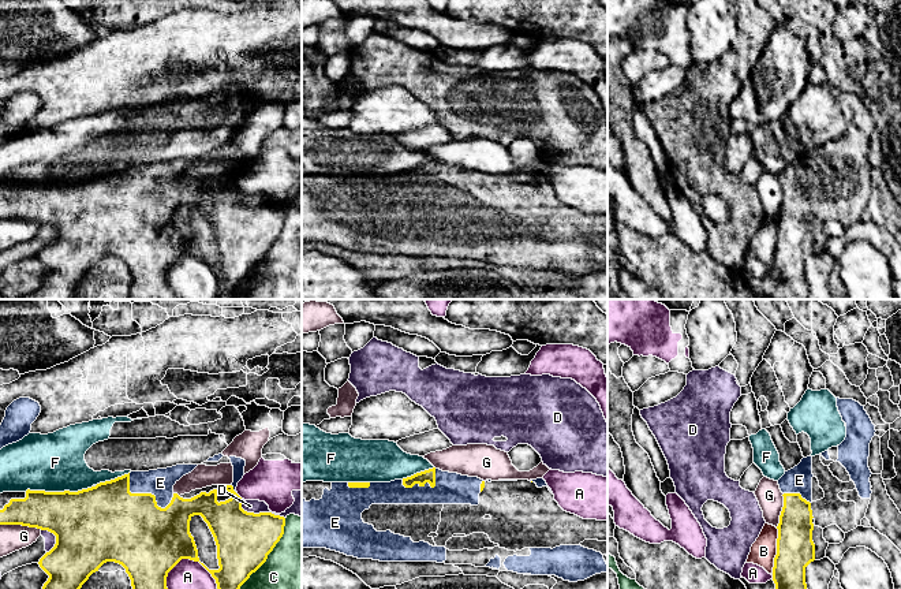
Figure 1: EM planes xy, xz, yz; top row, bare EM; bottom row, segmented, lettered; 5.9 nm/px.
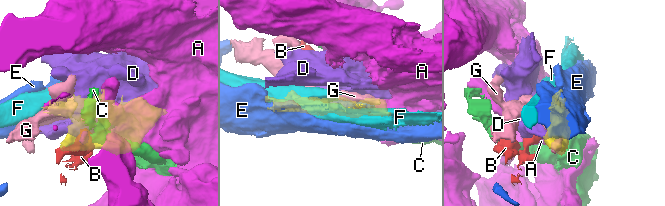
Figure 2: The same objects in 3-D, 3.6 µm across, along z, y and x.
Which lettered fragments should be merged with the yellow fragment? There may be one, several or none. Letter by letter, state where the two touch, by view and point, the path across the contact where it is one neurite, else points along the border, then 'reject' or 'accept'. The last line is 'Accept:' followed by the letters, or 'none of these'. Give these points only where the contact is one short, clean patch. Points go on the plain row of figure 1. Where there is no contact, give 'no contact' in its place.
A: contact xy (204, 260); reject
B: contact yz (777, 245); border yz (777, 222), (777, 248), (771, 268); reject
C: contact xy (266, 252); reject
D: contact xy (260, 207); reject
E: contact xy (145, 187); accept
F: contact xy (58, 186); reject
G: contact xy (21, 217); reject
Accept: E

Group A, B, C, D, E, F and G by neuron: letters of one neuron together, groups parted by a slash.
A / B / C / D / E / F / G

